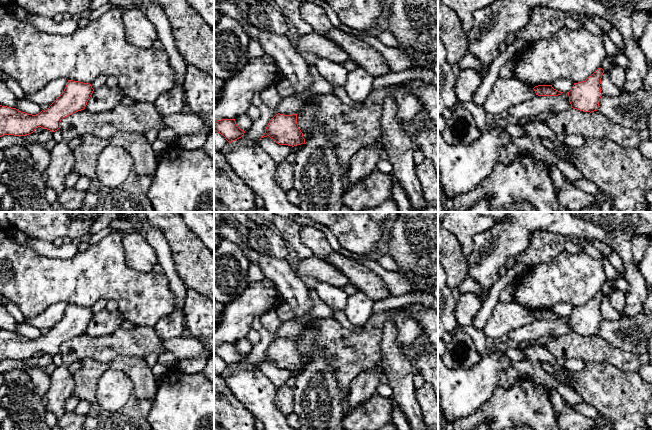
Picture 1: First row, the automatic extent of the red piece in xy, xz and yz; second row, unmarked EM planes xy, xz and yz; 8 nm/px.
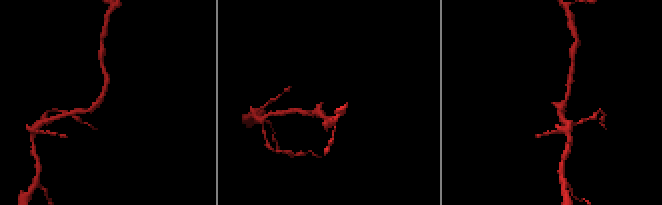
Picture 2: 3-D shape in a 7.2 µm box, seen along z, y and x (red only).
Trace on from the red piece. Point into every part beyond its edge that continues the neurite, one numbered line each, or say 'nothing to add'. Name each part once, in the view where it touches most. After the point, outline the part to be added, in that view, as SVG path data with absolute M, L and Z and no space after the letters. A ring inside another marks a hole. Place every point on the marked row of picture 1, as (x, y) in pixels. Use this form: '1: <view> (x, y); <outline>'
nothing to add

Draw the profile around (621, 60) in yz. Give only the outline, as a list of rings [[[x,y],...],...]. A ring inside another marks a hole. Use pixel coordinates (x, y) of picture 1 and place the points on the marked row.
[[[620,52],[615,57],[615,64],[626,70],[629,67],[630,63],[628,57],[623,52]]]

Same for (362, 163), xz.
[[[380,140],[372,145],[368,145],[356,152],[350,159],[348,172],[348,183],[353,185],[365,178],[376,170],[377,163],[380,160],[380,152],[384,146]]]

